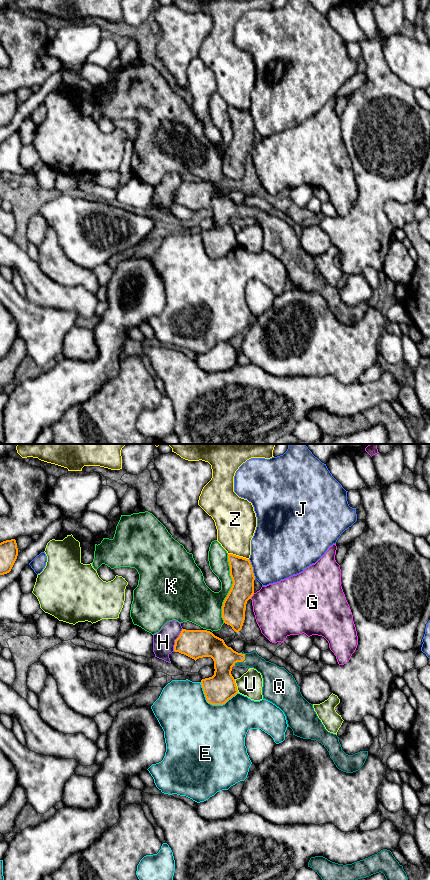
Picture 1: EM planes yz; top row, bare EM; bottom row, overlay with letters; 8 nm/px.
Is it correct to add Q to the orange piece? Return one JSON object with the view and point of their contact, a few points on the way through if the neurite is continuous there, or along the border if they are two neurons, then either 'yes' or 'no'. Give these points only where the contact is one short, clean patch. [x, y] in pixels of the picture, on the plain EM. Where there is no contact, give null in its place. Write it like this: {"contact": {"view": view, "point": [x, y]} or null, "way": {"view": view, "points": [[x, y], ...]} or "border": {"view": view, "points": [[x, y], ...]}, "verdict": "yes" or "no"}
{"contact": {"view": "yz", "point": [242, 213]}, "way": {"view": "yz", "points": [[222, 237], [222, 224], [242, 213], [256, 213], [270, 224]]}, "verdict": "yes"}

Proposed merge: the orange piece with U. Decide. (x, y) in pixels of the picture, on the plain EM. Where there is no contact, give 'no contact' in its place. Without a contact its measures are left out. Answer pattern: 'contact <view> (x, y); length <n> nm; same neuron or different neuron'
contact yz (236, 238); length 120 nm; different neuron

